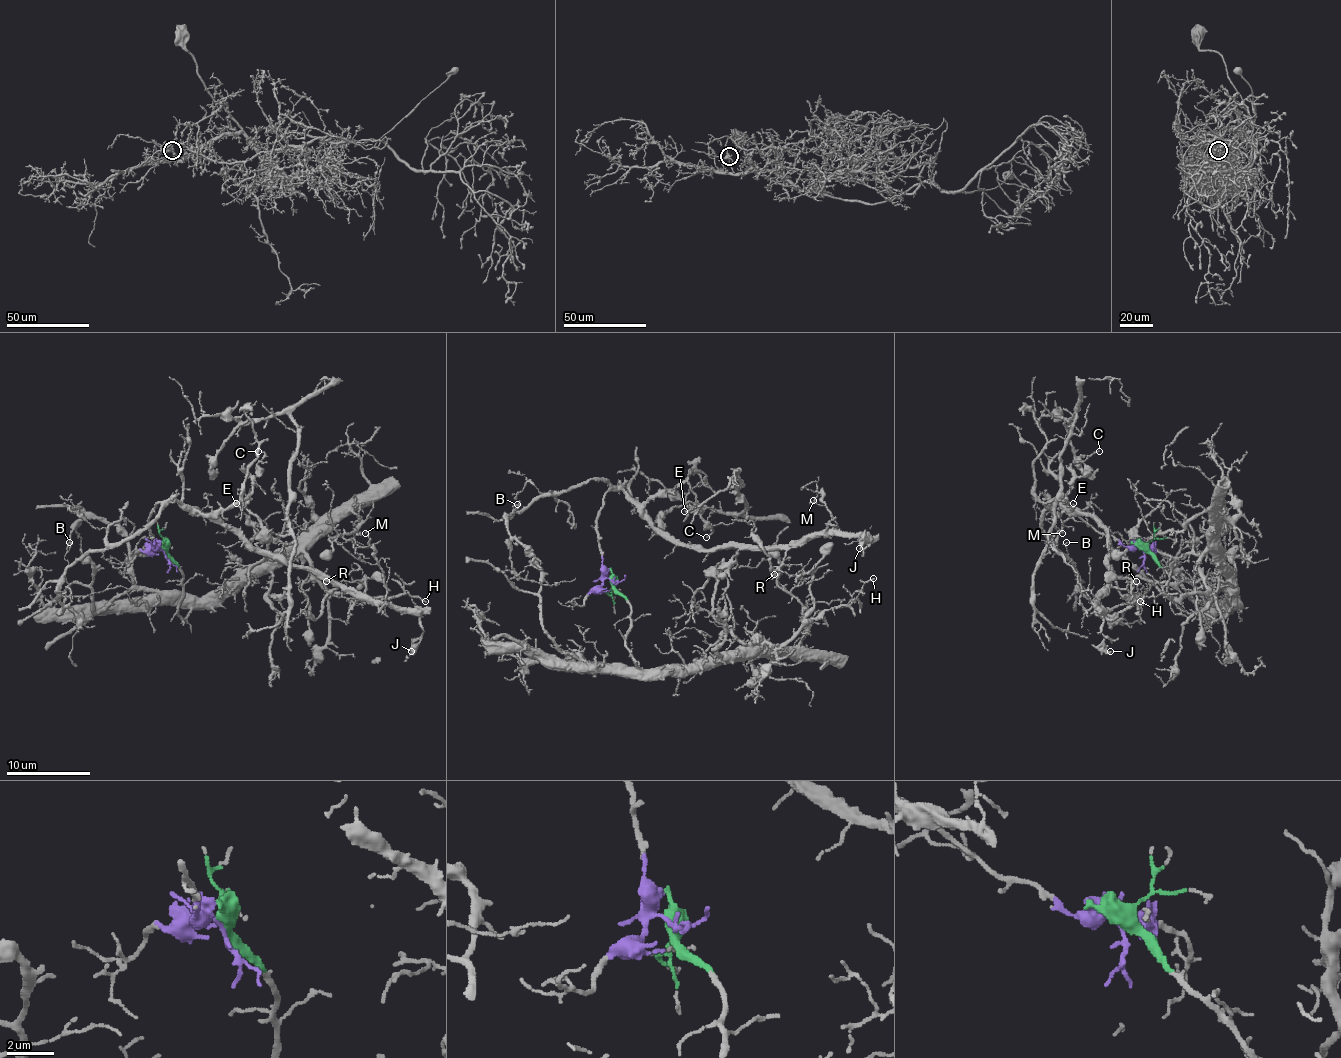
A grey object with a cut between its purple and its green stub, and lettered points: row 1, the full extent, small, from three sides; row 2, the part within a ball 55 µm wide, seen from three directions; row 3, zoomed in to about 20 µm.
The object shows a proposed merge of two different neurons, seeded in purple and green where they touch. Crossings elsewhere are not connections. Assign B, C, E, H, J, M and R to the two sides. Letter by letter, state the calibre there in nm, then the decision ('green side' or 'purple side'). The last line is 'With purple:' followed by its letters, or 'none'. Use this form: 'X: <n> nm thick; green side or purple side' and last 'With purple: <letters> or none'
B: 130 nm thick; purple side
C: 100 nm thick; purple side
E: 140 nm thick; purple side
H: 140 nm thick; green side
J: 240 nm thick; purple side
M: 120 nm thick; purple side
R: 160 nm thick; purple side
With purple: B, C, E, J, M, R

